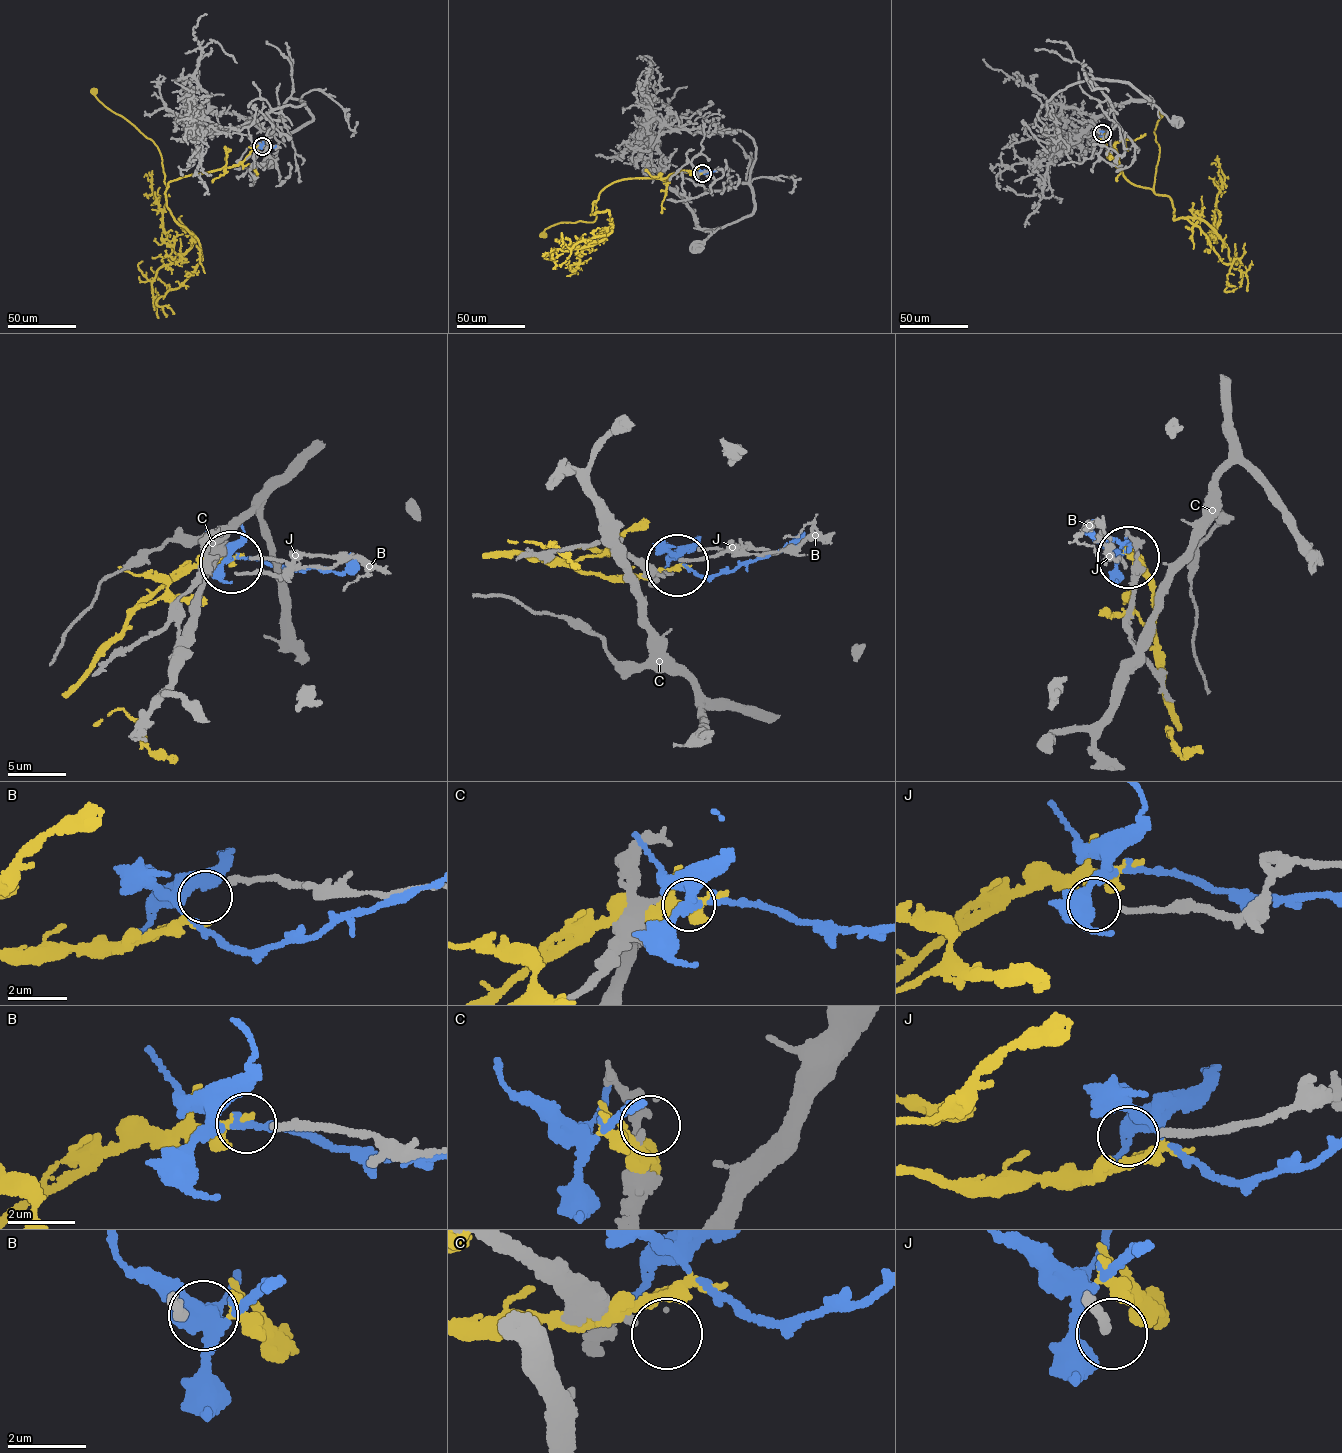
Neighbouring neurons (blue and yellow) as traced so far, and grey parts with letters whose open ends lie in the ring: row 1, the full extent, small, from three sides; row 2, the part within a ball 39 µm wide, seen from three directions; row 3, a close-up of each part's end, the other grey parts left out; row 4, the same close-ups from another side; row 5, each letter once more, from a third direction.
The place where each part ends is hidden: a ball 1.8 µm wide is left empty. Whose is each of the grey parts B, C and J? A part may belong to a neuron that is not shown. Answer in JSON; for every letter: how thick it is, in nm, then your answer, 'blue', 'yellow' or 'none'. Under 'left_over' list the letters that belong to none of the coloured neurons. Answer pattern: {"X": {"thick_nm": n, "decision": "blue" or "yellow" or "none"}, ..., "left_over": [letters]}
{"B": {"thick_nm": 200, "decision": "yellow"}, "C": {"thick_nm": 200, "decision": "none"}, "J": {"thick_nm": 190, "decision": "none"}, "left_over": ["C", "J"]}

